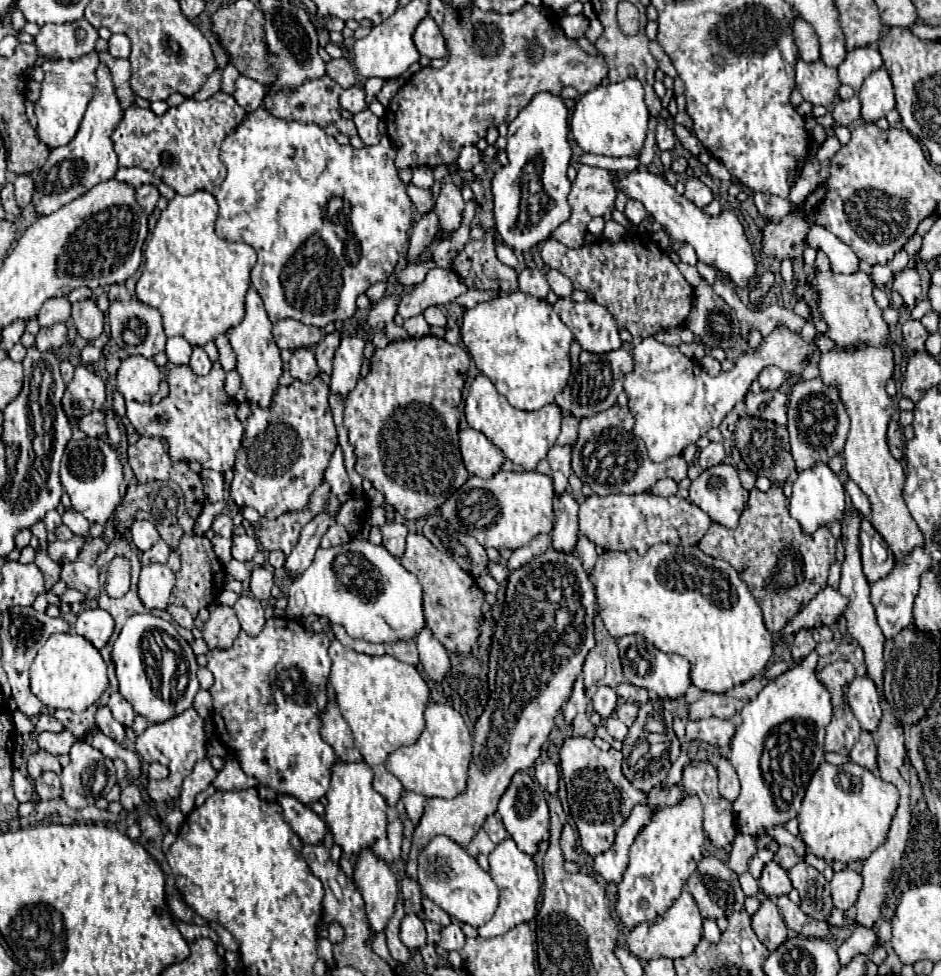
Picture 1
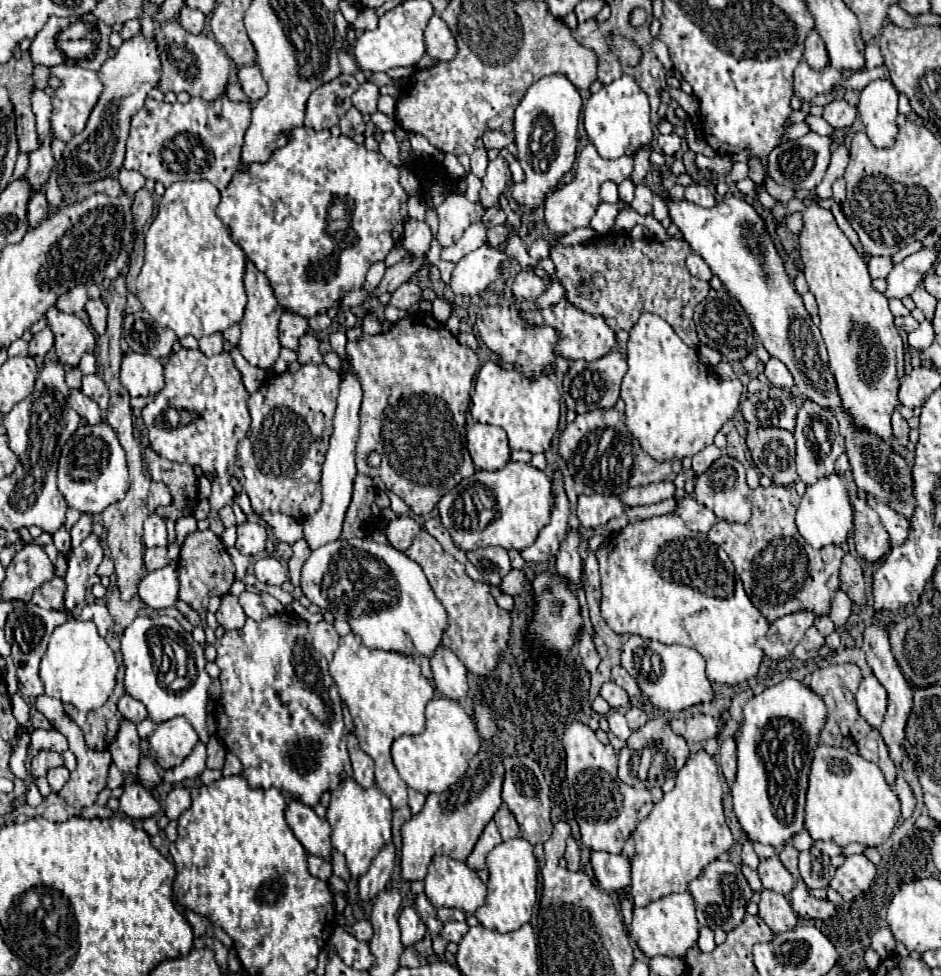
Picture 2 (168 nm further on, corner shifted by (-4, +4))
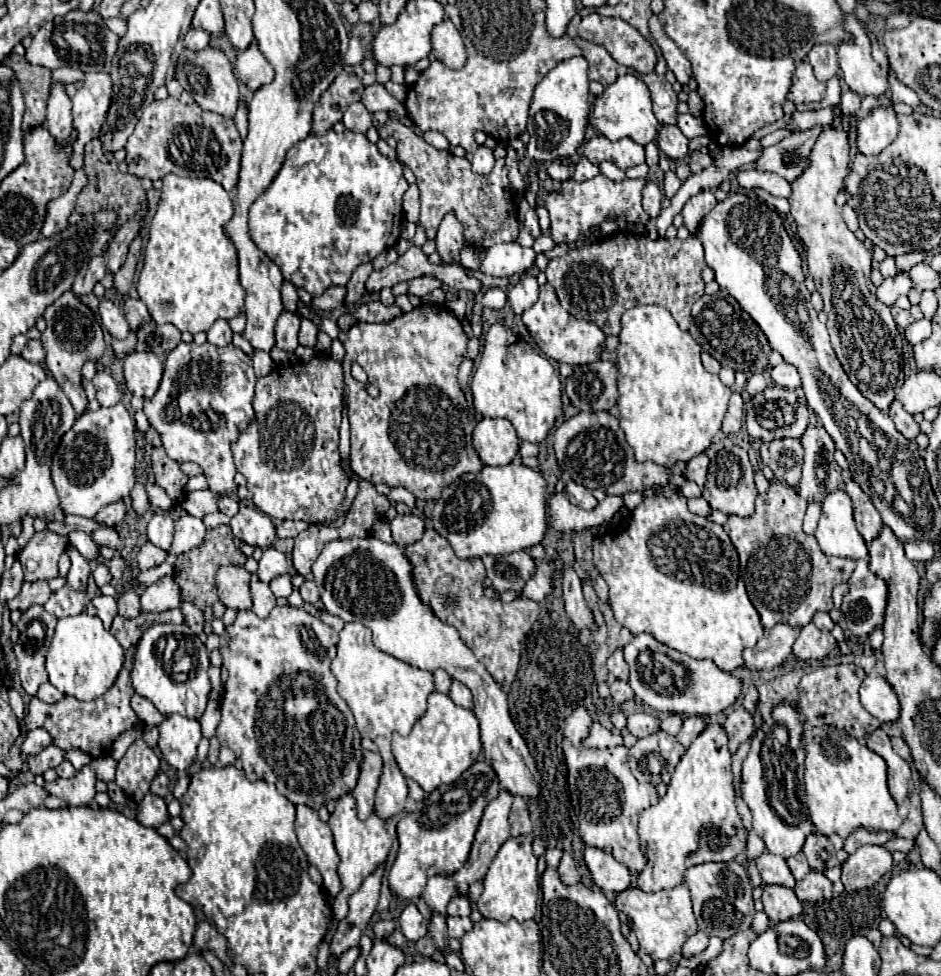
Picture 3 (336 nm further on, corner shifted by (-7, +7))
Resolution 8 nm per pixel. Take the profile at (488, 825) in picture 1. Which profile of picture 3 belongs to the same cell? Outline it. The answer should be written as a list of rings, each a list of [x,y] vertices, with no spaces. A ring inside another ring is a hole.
[[[516,797],[510,811],[510,825],[512,825],[512,837],[528,835],[532,831],[532,821],[528,815],[528,805],[522,797]]]

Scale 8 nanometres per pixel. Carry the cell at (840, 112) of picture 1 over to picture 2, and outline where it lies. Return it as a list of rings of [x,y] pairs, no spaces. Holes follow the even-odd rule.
[[[841,98],[833,100],[831,104],[827,104],[823,108],[823,118],[837,130],[837,128],[845,128],[851,126],[853,120],[857,116],[857,110],[853,106],[849,106],[847,102],[843,102]]]

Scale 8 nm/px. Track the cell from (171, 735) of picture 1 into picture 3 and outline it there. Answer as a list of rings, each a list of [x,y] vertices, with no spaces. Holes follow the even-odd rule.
[[[168,715],[160,725],[158,747],[162,757],[178,771],[186,771],[196,757],[196,747],[202,739],[200,723],[184,715]]]

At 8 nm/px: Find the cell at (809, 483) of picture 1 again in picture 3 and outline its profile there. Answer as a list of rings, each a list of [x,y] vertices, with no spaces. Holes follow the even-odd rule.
[[[842,489],[826,495],[822,501],[822,515],[814,535],[826,555],[850,559],[868,557],[868,547],[854,525],[850,497]]]

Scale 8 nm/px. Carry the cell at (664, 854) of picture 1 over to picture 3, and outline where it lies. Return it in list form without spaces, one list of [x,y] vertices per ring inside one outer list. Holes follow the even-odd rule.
[[[718,723],[708,725],[706,731],[702,731],[702,735],[698,735],[696,741],[682,755],[680,763],[674,769],[666,795],[660,797],[654,807],[646,809],[640,815],[638,837],[646,859],[646,867],[638,875],[638,885],[642,891],[654,893],[662,889],[672,889],[682,883],[682,875],[688,867],[708,861],[732,861],[738,853],[742,853],[742,847],[746,847],[746,831],[734,803],[730,763],[732,755],[728,753],[728,737],[724,729]]]

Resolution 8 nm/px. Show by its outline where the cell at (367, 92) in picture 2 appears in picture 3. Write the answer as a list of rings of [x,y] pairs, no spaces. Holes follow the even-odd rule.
[[[374,83],[374,85],[370,85],[370,87],[364,89],[362,103],[364,103],[364,107],[370,113],[376,113],[376,111],[396,111],[400,115],[406,115],[404,103],[402,101],[396,101],[394,97],[390,97],[386,93],[384,85],[380,85],[380,83]]]

